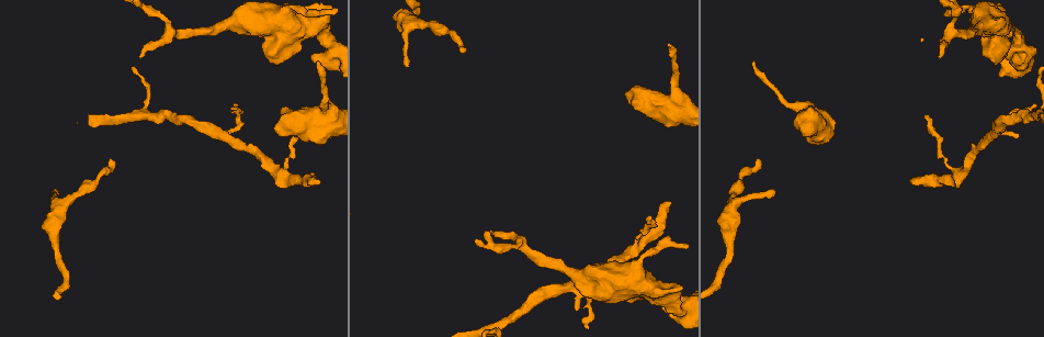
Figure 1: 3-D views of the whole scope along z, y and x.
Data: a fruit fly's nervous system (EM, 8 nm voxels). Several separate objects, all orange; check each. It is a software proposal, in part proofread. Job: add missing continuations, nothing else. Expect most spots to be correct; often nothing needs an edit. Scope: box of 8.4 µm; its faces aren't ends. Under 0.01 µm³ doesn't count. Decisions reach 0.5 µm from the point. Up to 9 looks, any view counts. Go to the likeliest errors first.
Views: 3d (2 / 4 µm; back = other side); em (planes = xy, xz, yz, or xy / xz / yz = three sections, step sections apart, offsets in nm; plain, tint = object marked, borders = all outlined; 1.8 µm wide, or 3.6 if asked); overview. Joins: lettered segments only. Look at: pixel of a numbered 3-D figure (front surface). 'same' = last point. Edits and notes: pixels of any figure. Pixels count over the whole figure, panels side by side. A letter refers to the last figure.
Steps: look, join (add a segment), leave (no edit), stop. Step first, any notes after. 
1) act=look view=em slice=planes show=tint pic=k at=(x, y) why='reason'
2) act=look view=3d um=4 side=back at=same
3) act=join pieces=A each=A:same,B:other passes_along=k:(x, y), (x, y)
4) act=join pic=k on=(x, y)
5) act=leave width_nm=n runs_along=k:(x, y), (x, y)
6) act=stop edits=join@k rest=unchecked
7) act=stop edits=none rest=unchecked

act=look view=em slice=planes show=borders pic=1 at=(910, 181) why='branch stops here'

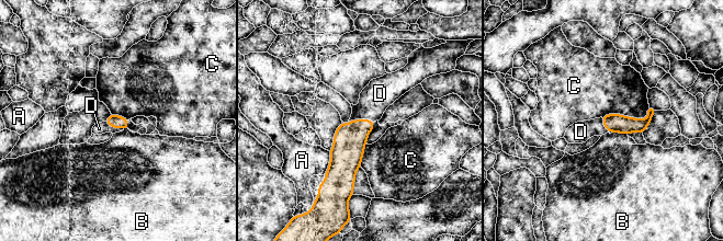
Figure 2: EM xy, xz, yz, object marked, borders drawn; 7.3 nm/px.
act=join pieces=D longest_contact=C:360nm each=A:other,B:other,C:other,D:same passes_along=2:(349, 141), (360, 118), (380, 93) found='the cell continues'

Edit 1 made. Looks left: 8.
act=look view=em slice=xy step=16 show=tint pic=1 at=(756, 160) why='thin end'

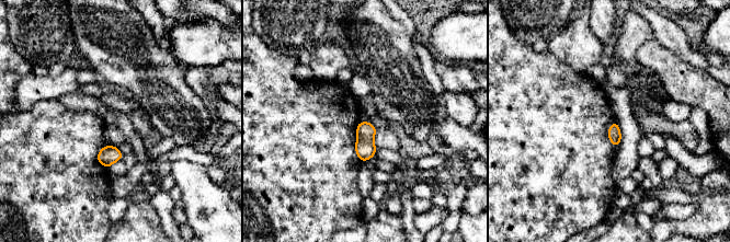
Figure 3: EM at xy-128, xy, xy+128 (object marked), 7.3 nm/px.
act=look view=em slice=xy step=16 show=borders at=same

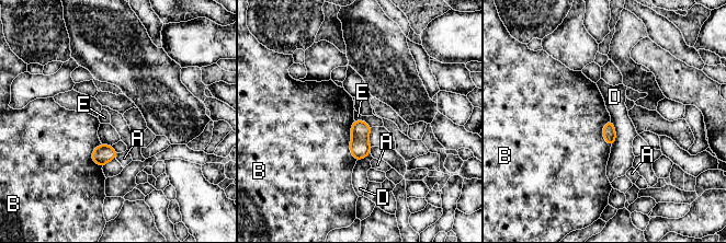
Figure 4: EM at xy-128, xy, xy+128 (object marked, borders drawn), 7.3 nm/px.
act=leave width_nm=100 each=A:other,B:other,D:other,E:other border=4:(354, 119), (363, 119), (371, 127) found='no lettered segment goes on from it'

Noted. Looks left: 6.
act=look view=em slice=planes show=borders pic=1 at=(925, 116) why='free end'

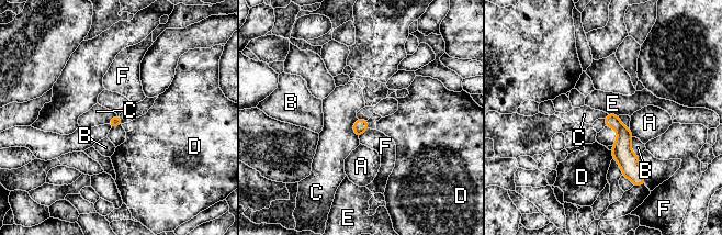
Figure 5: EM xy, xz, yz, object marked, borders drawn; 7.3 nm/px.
act=leave each=A:other,B:other,C:other,D:other,E:other,F:other border=5:(357, 119), (353, 133), (358, 137) found='no lettered segment goes on from it'

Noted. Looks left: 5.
act=look view=em slice=planes show=tint pic=1 at=(140, 57) why='branch stops here'

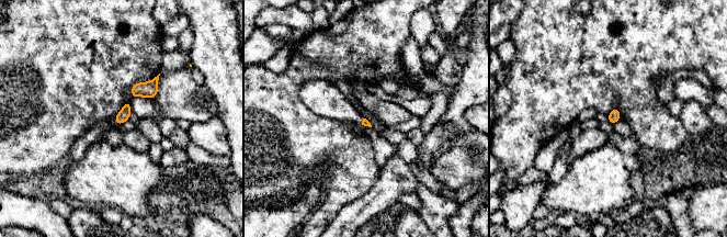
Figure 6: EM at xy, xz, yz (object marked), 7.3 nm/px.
act=look view=em slice=planes show=borders at=same

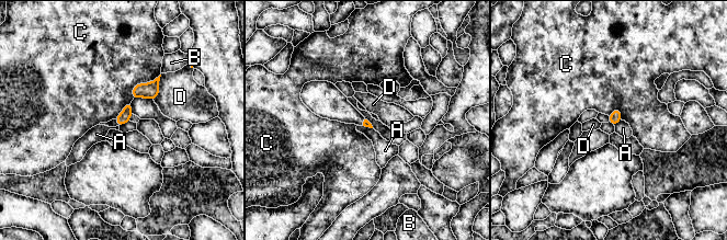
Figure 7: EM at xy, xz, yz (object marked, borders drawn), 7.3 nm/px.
act=leave each=A:other,B:other,C:other,D:other border=7:(621, 120), (614, 125) found='no lettered segment goes on from it'

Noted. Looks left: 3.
act=stop edits=join@2 rest=unchecked

